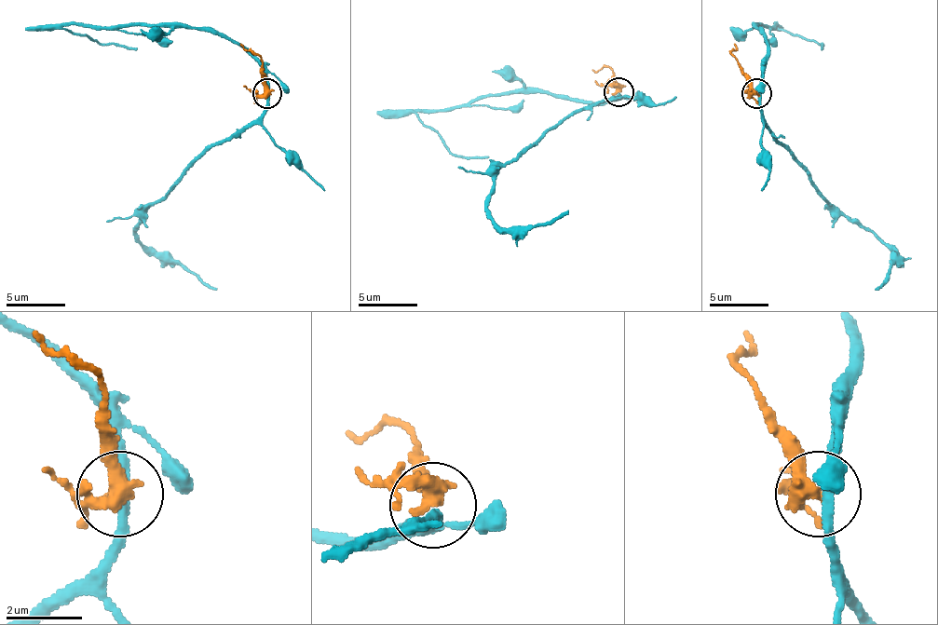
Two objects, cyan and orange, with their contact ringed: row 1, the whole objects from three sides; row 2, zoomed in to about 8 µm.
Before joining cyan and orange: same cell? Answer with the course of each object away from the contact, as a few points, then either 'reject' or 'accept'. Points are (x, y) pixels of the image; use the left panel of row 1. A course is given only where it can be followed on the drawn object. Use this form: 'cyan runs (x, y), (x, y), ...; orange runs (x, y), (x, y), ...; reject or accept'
cyan runs (266, 92), (266, 107), (216, 142), (151, 201), (136, 228), (136, 237), (151, 251), (181, 261), (216, 290); orange runs (266, 92), (260, 57), (251, 54), (239, 43); reject

